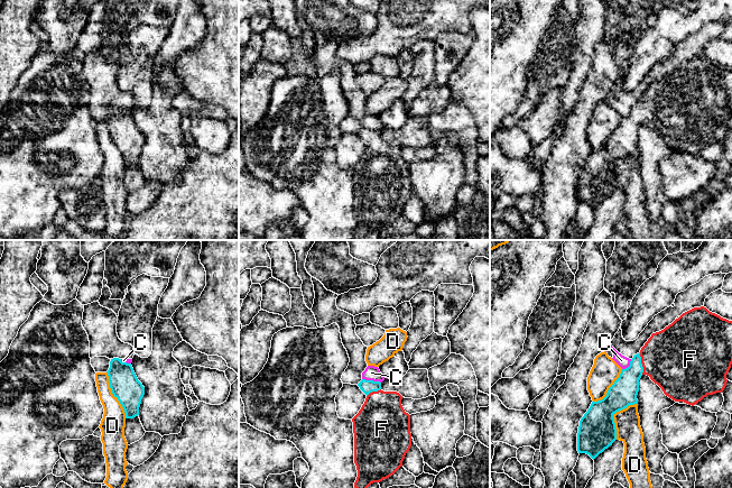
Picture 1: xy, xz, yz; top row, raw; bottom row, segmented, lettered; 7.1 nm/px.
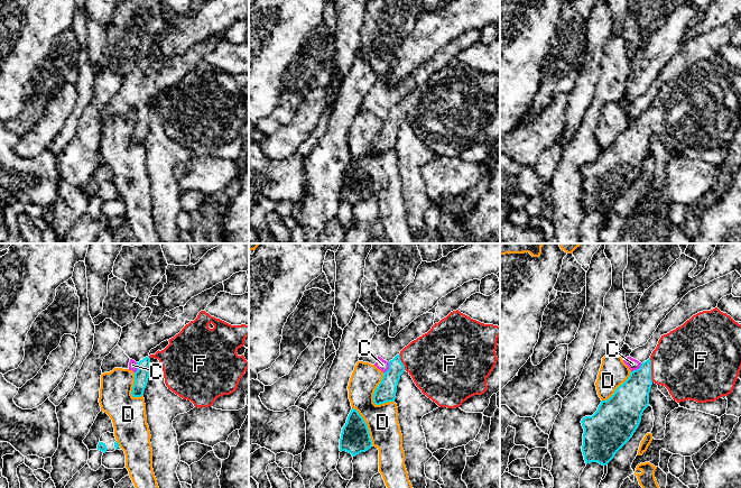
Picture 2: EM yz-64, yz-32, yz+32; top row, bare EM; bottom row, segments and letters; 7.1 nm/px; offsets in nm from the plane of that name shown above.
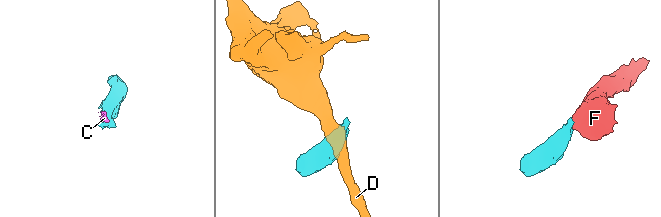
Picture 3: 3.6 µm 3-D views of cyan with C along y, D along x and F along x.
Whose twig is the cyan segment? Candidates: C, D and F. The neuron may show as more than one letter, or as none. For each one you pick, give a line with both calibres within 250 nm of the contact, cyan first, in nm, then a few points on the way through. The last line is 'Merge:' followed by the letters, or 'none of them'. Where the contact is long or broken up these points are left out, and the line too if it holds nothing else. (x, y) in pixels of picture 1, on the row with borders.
F: Thickness 190 nm (cyan) against 460 nm. Path across: yz (623, 393), (629, 377), (641, 364), (659, 358), (675, 358)
Merge: F

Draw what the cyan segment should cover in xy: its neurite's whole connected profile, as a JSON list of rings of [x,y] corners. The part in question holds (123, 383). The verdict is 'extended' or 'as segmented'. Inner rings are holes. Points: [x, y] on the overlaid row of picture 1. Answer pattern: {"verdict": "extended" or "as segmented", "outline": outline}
{"verdict": "as segmented", "outline": [[[113,358],[106,372],[112,394],[122,405],[126,418],[138,416],[145,387],[138,380],[131,363]]]}

